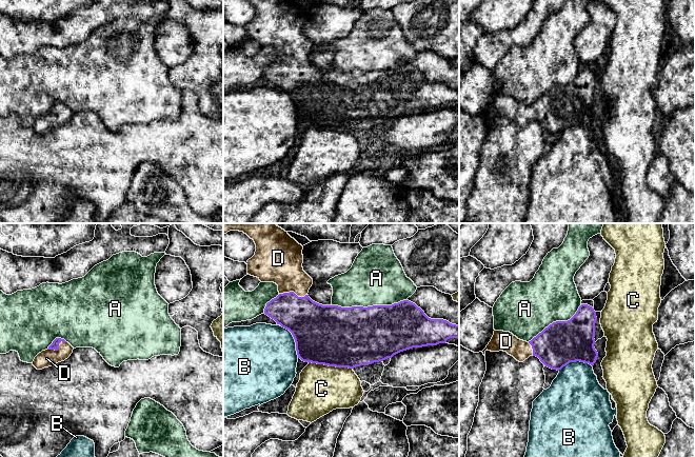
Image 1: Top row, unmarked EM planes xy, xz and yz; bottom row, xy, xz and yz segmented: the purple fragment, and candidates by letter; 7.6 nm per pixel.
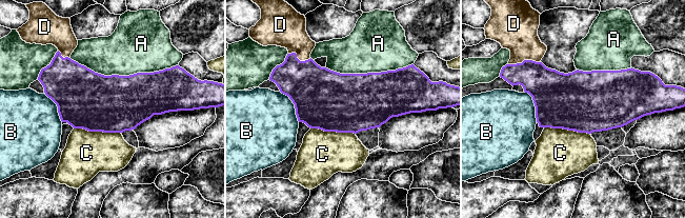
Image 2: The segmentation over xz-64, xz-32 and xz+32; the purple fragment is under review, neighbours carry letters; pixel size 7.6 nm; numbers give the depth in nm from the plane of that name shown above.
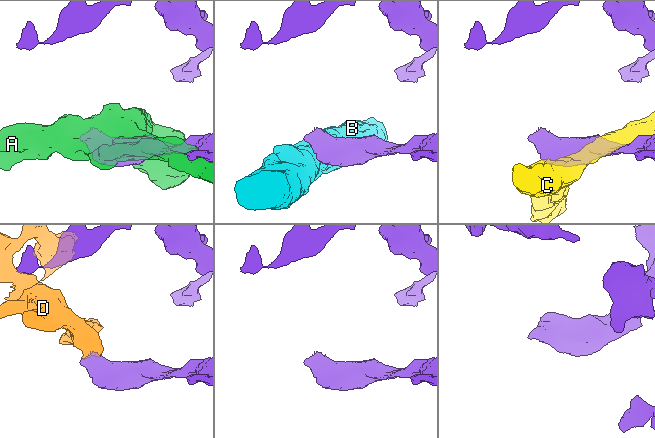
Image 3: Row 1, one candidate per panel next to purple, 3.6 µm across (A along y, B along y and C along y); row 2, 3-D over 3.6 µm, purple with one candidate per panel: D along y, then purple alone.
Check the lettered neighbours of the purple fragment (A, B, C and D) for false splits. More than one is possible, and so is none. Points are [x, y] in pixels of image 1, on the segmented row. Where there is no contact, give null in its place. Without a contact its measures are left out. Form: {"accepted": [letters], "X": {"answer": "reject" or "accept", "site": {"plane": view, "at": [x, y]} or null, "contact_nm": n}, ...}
{"accepted": ["D"], "A": {"answer": "reject", "site": {"plane": "xz", "at": [369, 306]}, "contact_nm": 550}, "B": {"answer": "reject", "site": {"plane": "xz", "at": [295, 340]}, "contact_nm": 280}, "C": {"answer": "reject", "site": {"plane": "xz", "at": [331, 365]}, "contact_nm": 340}, "D": {"answer": "accept", "site": {"plane": "xz", "at": [293, 292]}, "contact_nm": 220}}

